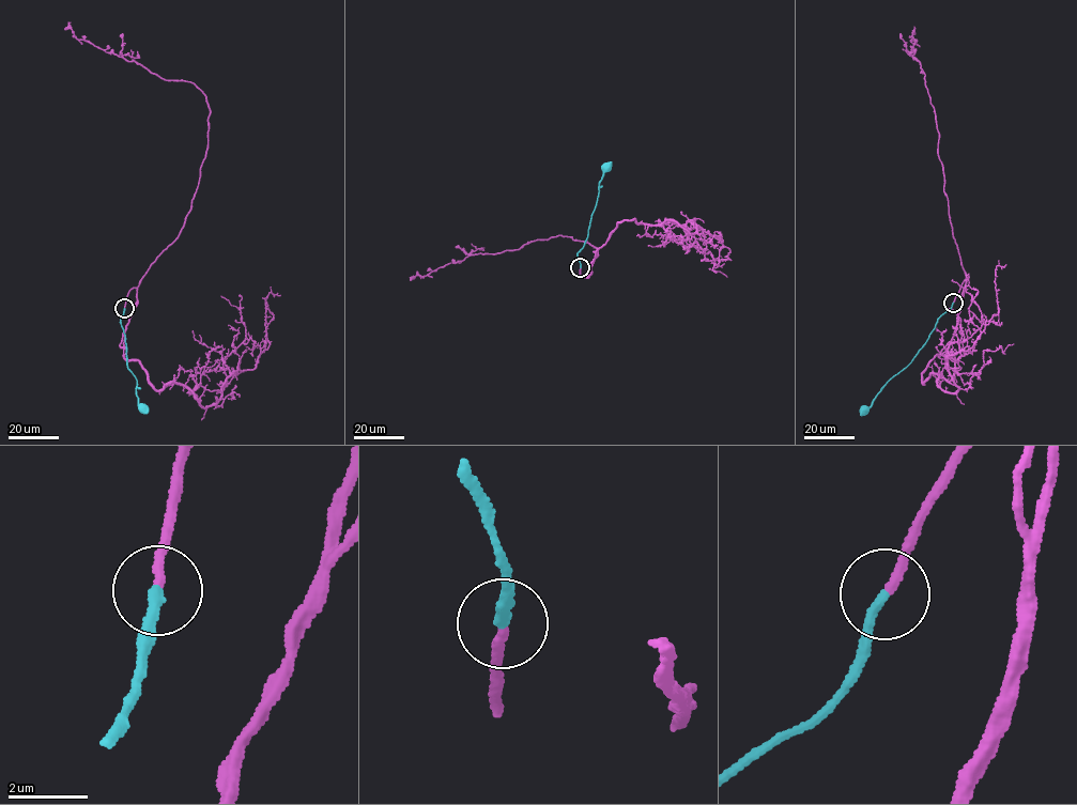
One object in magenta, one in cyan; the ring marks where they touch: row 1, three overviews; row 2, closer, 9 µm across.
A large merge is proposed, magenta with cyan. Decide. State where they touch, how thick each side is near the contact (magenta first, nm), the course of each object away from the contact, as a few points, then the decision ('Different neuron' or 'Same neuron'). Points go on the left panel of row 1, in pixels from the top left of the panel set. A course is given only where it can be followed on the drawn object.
Place: (124, 308). Thickness 220 nm (magenta) against 260 nm. Course of magenta: (124, 308), (136, 288), (124, 358), (204, 407), (232, 372), (256, 366), (270, 343), (265, 297), (280, 295). Course of cyan: (124, 308), (120, 322), (126, 362), (137, 381), (138, 404), (143, 408). Same neuron

